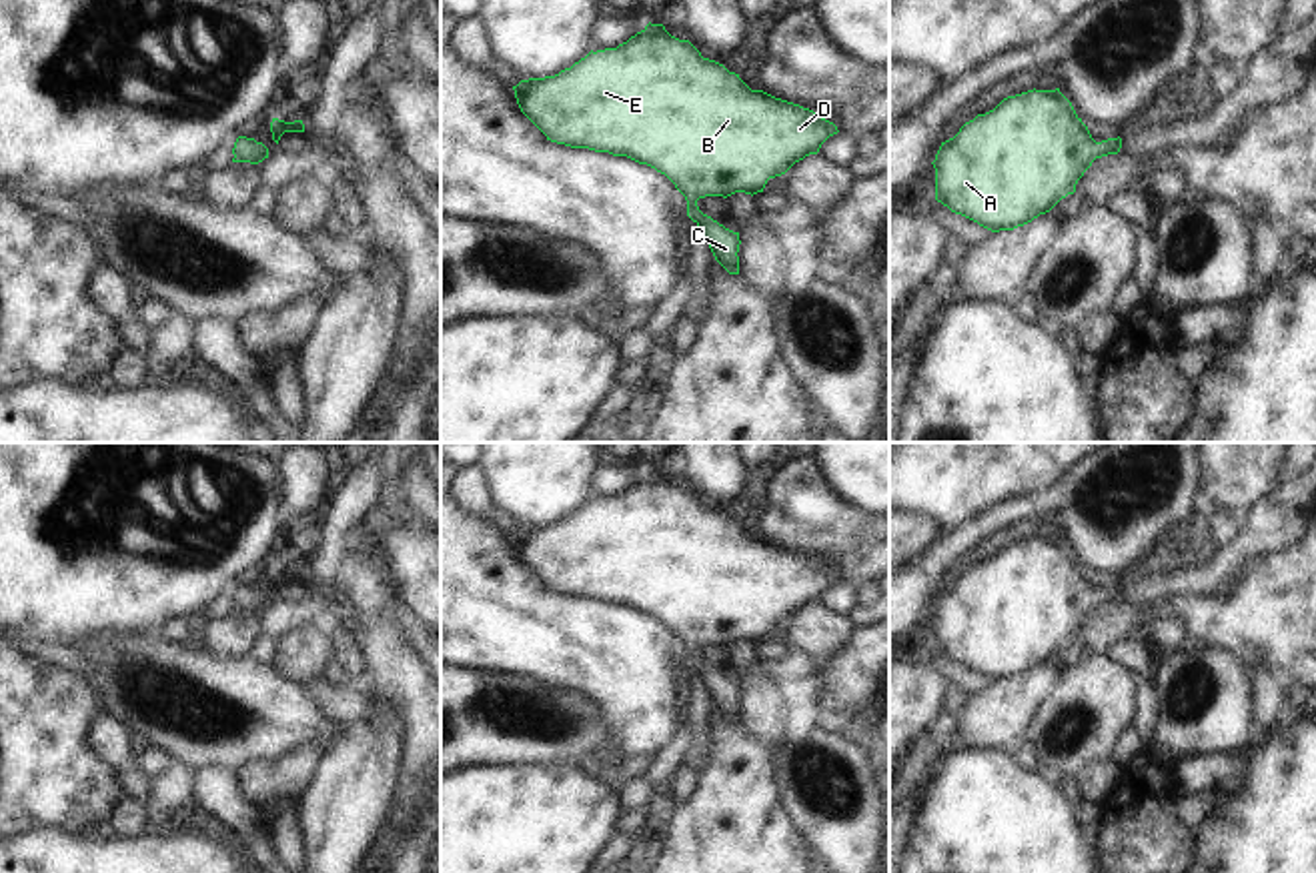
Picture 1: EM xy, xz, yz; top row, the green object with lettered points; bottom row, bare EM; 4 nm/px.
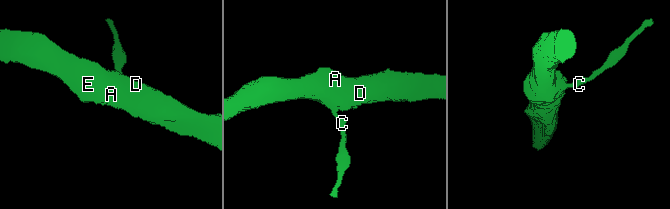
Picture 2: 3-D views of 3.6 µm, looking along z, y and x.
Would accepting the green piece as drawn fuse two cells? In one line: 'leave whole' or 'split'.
leave whole

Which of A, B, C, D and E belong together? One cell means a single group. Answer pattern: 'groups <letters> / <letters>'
groups A B C D E

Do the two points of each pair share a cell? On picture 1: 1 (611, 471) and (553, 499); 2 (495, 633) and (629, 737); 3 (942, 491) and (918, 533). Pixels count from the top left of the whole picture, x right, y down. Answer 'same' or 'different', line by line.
1: different
2: same
3: different

